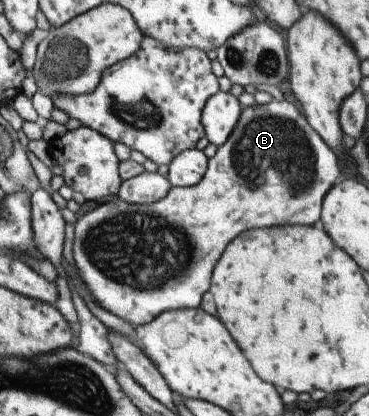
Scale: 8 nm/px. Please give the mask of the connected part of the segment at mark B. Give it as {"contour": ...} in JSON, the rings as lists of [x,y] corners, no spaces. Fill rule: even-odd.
{"contour":[[[272,99],[263,105],[254,104],[247,108],[241,109],[240,116],[232,129],[230,136],[216,149],[216,152],[207,160],[206,172],[202,178],[191,187],[170,187],[170,190],[160,200],[147,205],[133,205],[120,200],[114,196],[114,200],[106,202],[92,208],[90,212],[82,214],[80,218],[73,222],[73,239],[72,239],[72,260],[77,270],[77,276],[82,283],[86,285],[89,294],[100,308],[106,310],[114,316],[118,316],[120,320],[128,322],[130,325],[138,326],[150,322],[155,316],[161,312],[181,309],[181,308],[196,308],[199,306],[202,294],[208,290],[210,286],[210,272],[212,266],[216,264],[216,260],[220,258],[224,246],[238,236],[244,230],[250,228],[262,228],[262,226],[278,226],[280,224],[314,224],[319,218],[321,211],[321,202],[324,195],[330,190],[334,182],[341,179],[339,160],[335,152],[330,150],[330,147],[320,138],[320,135],[313,130],[307,123],[304,115],[298,112],[294,104],[282,99],[276,101]],[[132,252],[142,252],[142,260],[144,262],[154,262],[154,268],[142,266],[140,258],[136,258]]]}

